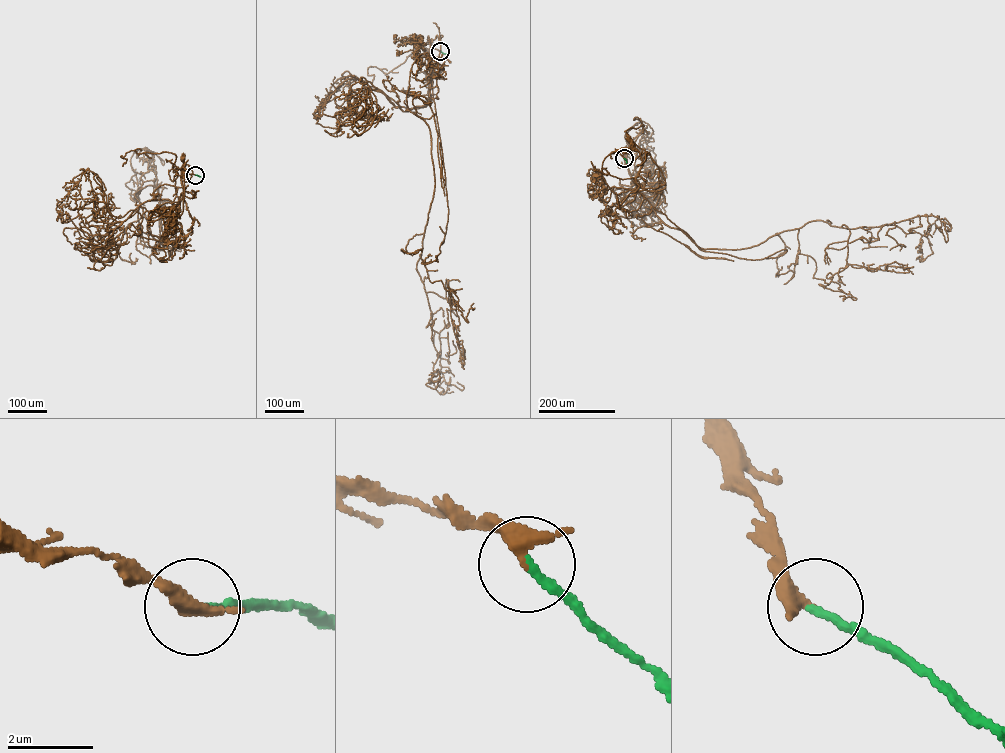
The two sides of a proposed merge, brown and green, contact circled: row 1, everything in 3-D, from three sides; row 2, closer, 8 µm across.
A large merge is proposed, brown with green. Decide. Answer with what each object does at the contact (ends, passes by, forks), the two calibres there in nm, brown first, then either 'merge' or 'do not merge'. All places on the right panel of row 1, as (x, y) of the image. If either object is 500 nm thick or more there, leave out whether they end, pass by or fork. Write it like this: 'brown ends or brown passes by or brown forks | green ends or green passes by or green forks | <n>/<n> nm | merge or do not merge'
brown passes by | green ends | 280/200 nm | merge

